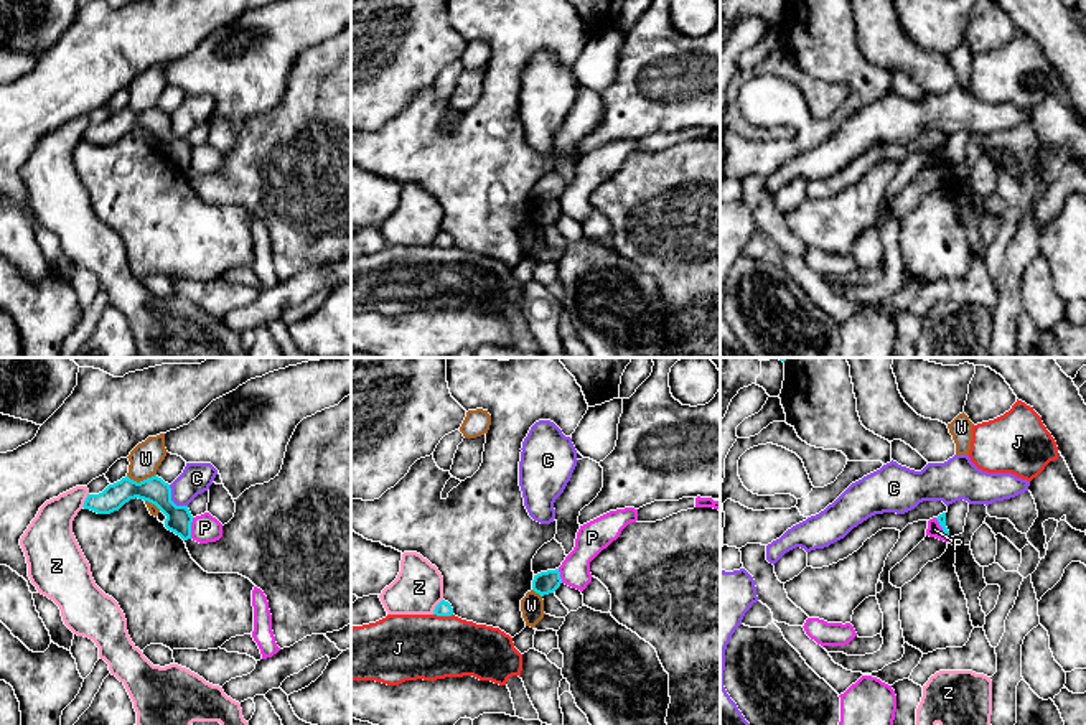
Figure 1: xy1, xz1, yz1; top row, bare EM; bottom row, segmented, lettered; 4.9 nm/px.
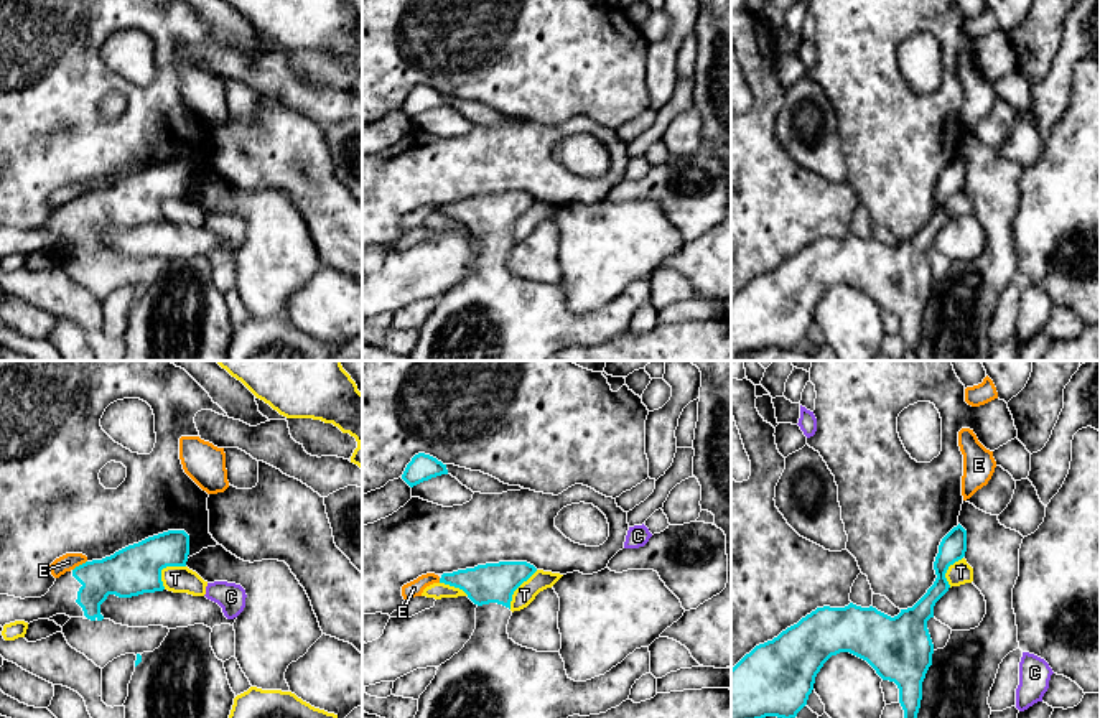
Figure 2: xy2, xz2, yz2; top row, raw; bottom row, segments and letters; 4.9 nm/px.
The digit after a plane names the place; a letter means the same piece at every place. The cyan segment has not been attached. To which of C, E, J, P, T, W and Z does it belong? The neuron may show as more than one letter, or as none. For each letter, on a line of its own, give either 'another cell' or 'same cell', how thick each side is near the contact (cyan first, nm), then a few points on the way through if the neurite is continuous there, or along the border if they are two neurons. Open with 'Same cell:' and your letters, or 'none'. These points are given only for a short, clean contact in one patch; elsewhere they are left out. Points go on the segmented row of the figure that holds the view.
Same cell: none
C: another cell; calibres 130 and 150 nm
E: another cell; calibres 240 and 90 nm
J: another cell; calibres 80 and 320 nm
P: another cell; calibres 50 and 70 nm; border yz1 (935, 518), (948, 539)
T: another cell; calibres 240 and 130 nm
W: another cell; calibres 130 and 150 nm
Z: another cell; calibres 80 and 240 nm

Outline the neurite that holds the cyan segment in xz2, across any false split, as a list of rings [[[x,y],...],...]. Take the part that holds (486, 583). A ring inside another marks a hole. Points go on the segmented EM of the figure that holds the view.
[[[499,562],[474,568],[443,573],[440,583],[463,590],[476,608],[476,629],[464,647],[450,660],[436,667],[436,675],[418,698],[415,718],[568,718],[573,715],[590,716],[606,713],[629,700],[632,685],[650,674],[649,647],[636,649],[621,664],[604,675],[586,682],[575,682],[566,675],[560,652],[537,652],[515,644],[507,634],[512,616],[510,601],[514,591],[527,581],[537,568],[527,562]]]

